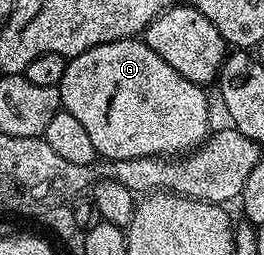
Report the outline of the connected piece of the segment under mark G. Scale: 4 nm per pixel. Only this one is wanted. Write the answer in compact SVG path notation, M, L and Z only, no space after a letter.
M139 38L105 42L101 46L93 46L81 54L70 57L67 62L67 69L65 70L65 78L61 78L58 89L62 111L73 114L73 118L77 118L77 122L81 122L81 127L88 132L90 140L93 141L93 150L104 161L145 158L146 156L175 158L202 144L213 128L213 125L211 125L211 104L207 101L206 94L203 93L206 92L204 85L189 82L189 78L177 74L177 70L173 70L173 66L169 66L169 62L165 62L165 58L161 58L161 54L153 54L151 47Z

